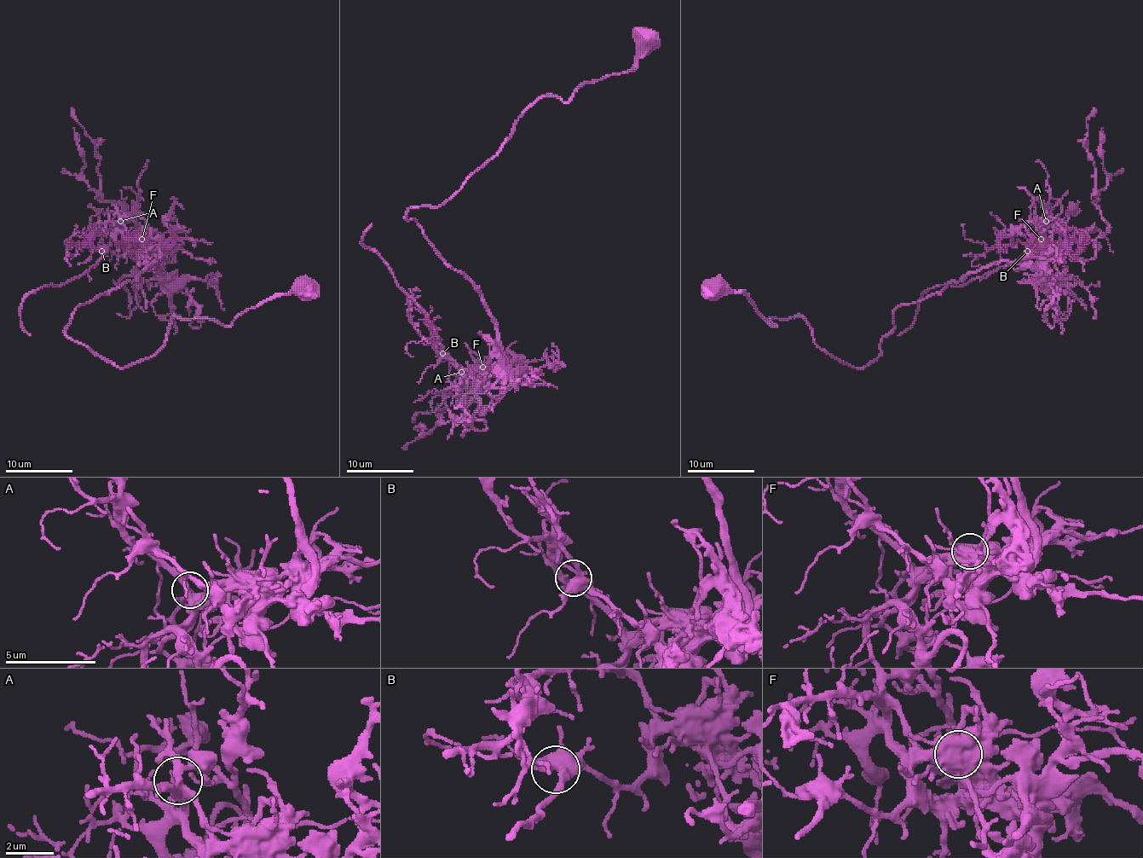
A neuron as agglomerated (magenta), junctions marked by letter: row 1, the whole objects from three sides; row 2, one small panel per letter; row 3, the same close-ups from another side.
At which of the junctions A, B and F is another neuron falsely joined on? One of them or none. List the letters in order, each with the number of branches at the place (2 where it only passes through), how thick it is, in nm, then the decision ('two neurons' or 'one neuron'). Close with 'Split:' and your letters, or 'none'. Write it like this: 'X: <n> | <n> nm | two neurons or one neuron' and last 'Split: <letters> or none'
A: 5 | 360 nm | one neuron
B: 4 | 440 nm | one neuron
F: 5 | 700 nm | two neurons
Split: F

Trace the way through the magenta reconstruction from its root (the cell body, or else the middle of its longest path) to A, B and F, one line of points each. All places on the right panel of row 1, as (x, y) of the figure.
A: (715, 290), (772, 325), (801, 317), (863, 368), (899, 307), (991, 263), (1030, 266), (1046, 221)
B: (715, 290), (772, 325), (801, 317), (863, 368), (899, 307), (1053, 252), (1027, 251)
F: (715, 290), (744, 293), (772, 325), (801, 317), (822, 349), (863, 368), (899, 307), (1024, 259), (1041, 239)

